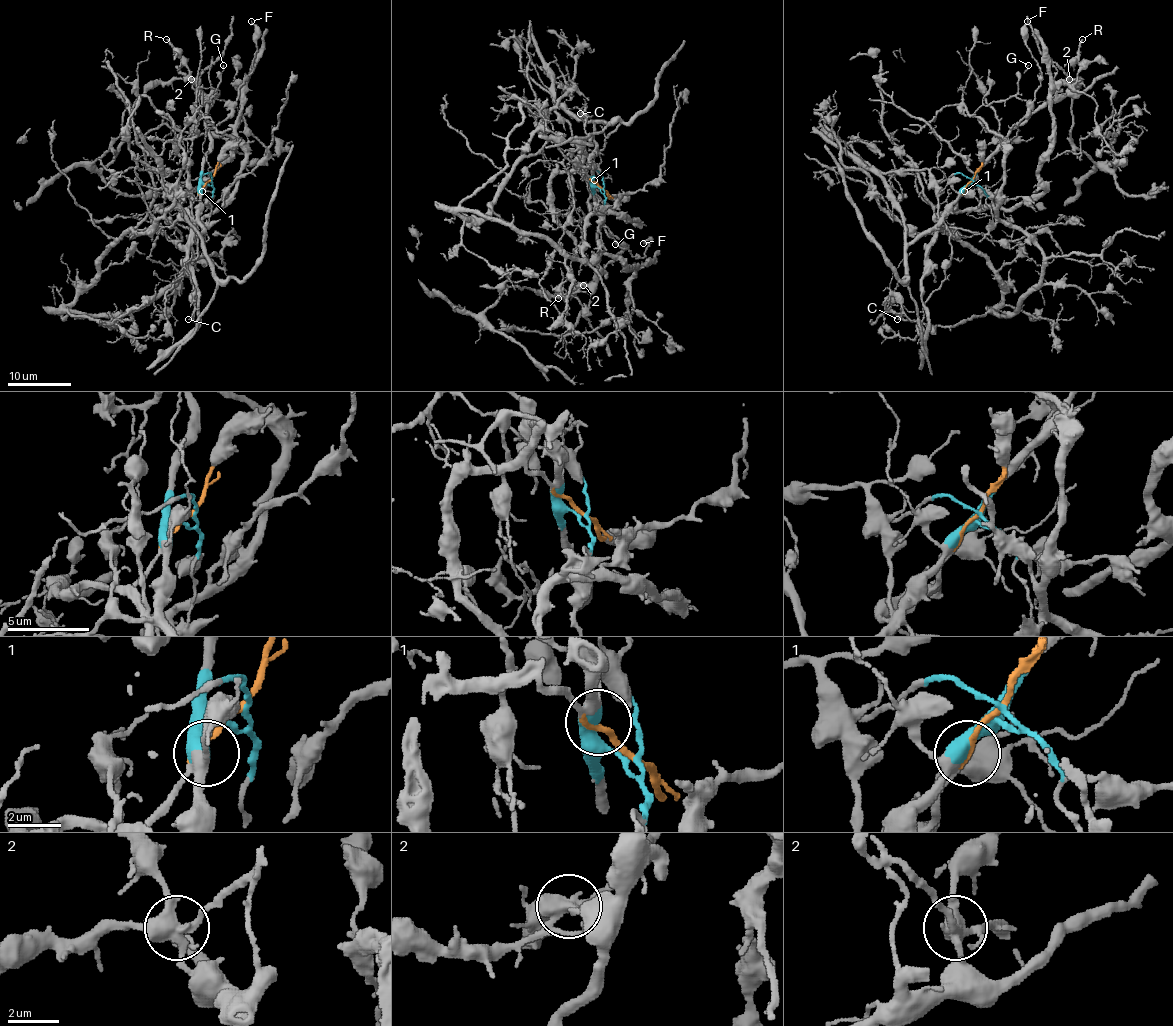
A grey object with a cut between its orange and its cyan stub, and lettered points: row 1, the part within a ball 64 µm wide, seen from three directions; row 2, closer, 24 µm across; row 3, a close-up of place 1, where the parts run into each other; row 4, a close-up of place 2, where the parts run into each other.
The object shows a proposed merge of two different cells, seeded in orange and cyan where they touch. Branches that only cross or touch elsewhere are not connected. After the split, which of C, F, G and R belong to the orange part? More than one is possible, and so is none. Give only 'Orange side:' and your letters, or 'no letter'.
Orange side: no letter

